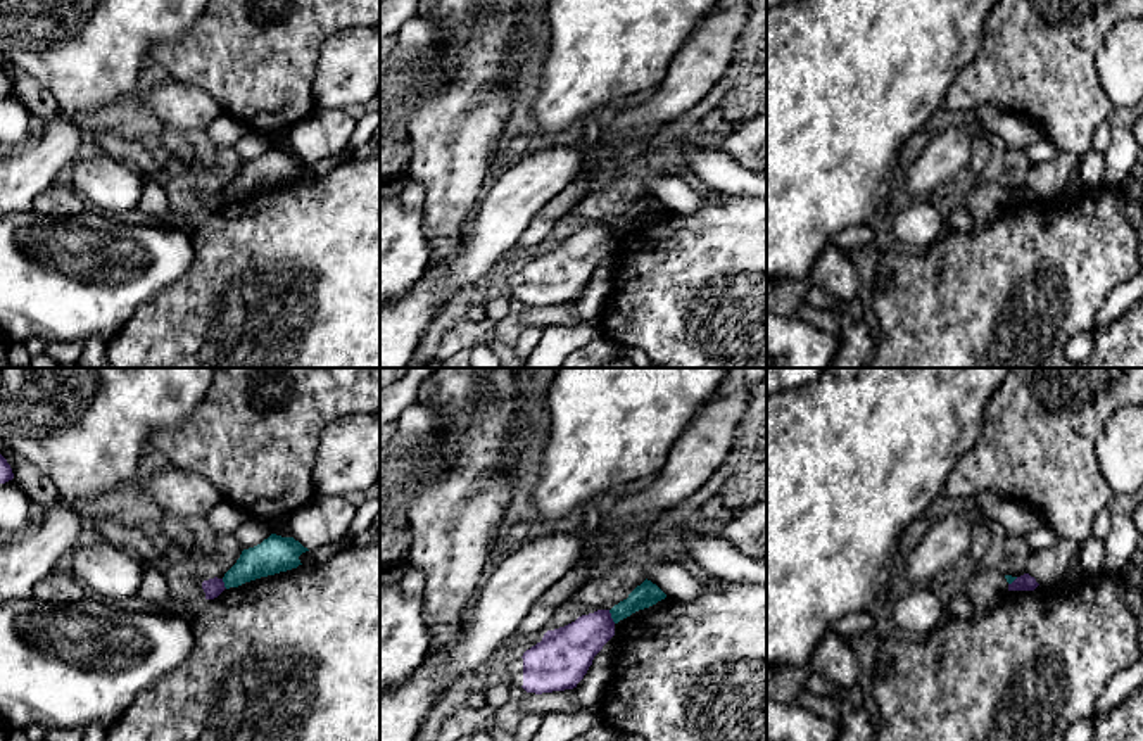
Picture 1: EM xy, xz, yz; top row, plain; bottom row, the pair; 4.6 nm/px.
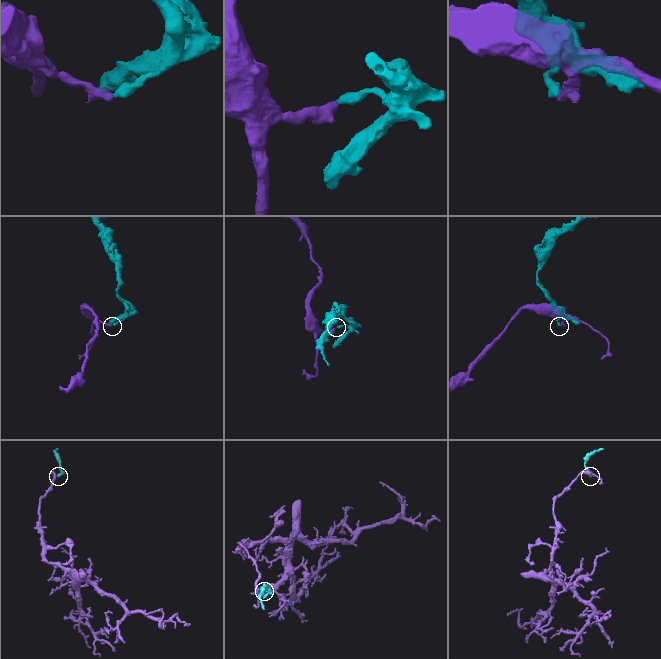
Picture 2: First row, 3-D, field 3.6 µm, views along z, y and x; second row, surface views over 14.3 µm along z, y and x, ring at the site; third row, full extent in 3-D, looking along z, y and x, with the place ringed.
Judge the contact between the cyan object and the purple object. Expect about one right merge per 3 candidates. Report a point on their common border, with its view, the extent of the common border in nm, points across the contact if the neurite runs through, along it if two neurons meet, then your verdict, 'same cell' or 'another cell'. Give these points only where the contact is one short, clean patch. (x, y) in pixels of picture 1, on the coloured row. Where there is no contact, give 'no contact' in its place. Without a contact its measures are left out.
xz (612, 617) | 70 nm | along xz (608, 610), (615, 622) | another cell

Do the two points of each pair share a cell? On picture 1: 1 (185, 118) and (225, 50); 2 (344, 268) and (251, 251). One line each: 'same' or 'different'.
1: different
2: same

